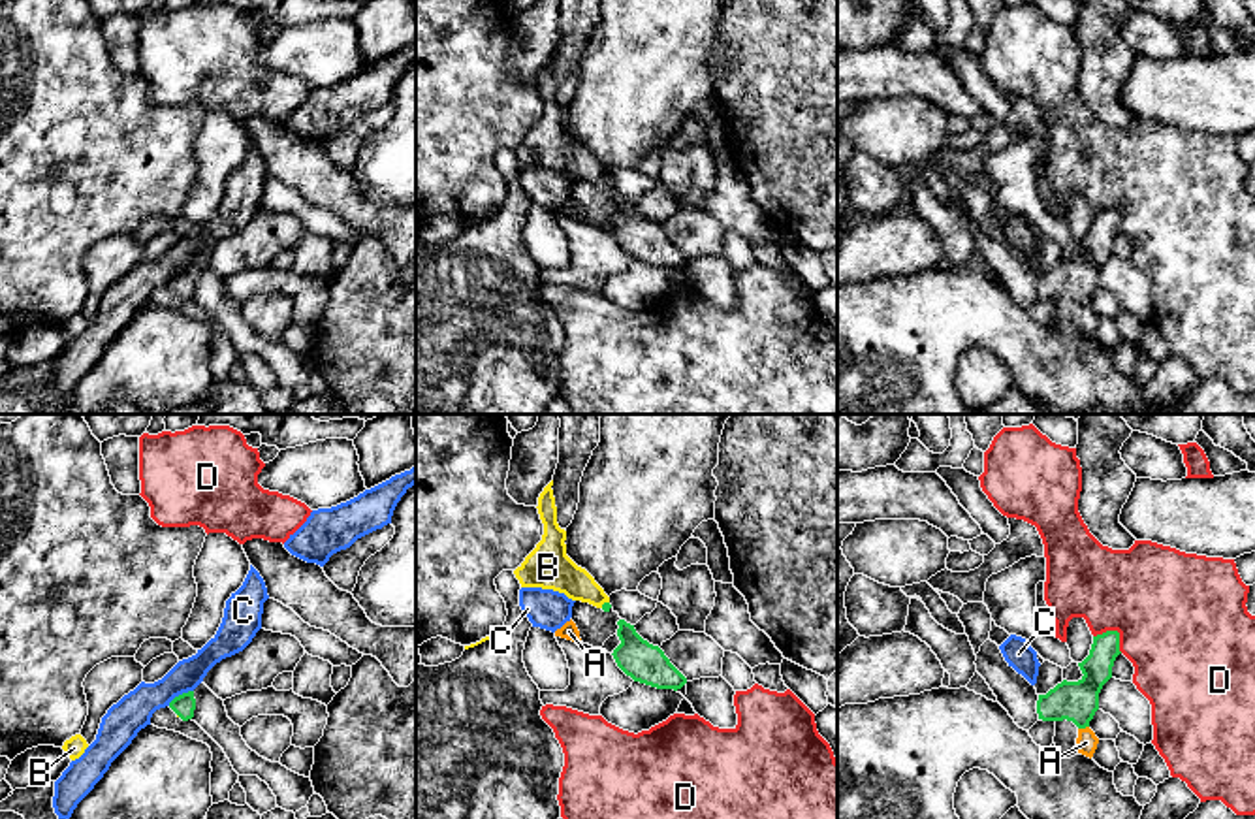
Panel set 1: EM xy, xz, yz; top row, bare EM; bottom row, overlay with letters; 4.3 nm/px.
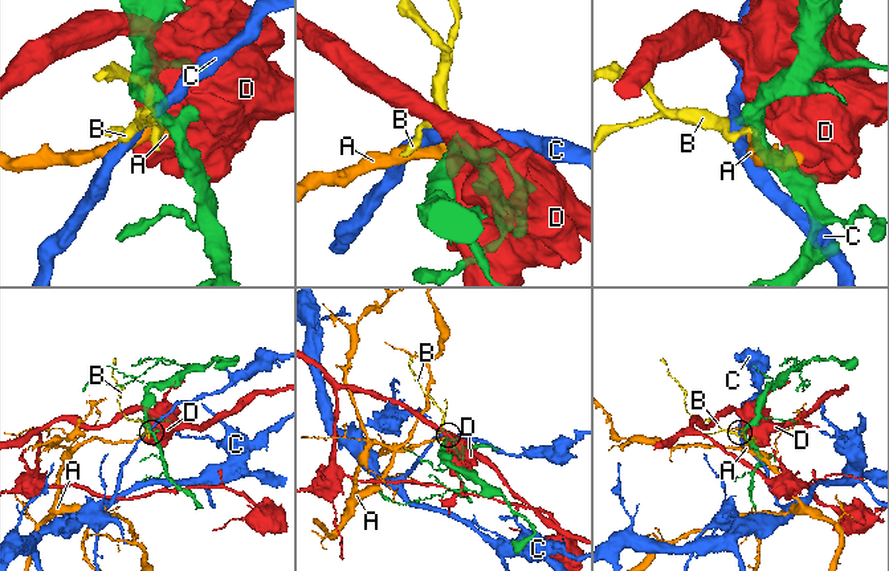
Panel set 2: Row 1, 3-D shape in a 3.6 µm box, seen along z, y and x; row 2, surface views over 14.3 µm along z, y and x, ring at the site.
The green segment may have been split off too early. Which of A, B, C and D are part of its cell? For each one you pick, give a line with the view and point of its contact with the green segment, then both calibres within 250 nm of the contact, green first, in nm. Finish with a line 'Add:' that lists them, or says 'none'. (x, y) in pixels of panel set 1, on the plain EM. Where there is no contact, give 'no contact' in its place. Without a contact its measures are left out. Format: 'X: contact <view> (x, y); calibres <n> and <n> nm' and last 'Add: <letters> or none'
B: contact xz (604, 181); calibres 40 and 160 nm
Add: B

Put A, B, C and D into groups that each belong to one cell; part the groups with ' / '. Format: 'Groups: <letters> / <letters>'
Groups: A / B / C / D

